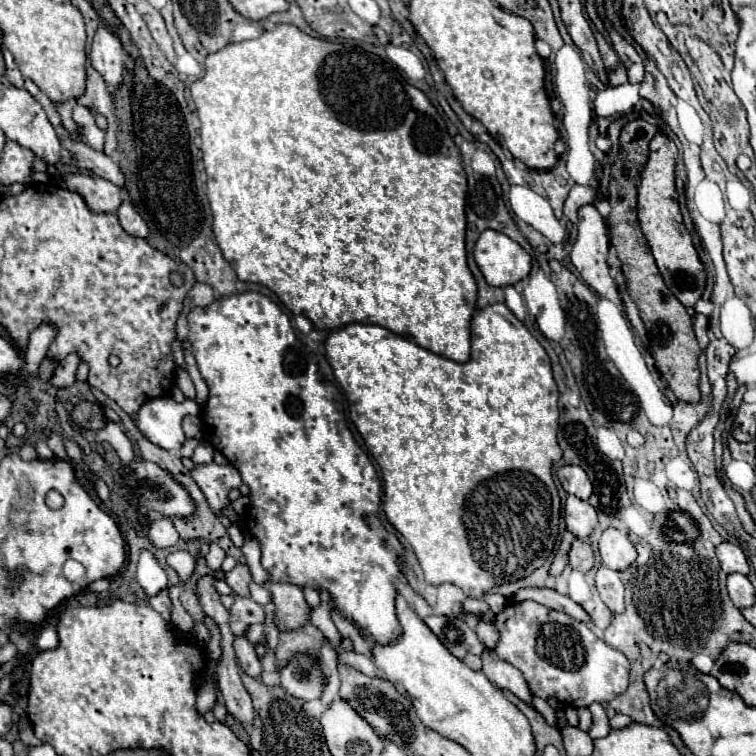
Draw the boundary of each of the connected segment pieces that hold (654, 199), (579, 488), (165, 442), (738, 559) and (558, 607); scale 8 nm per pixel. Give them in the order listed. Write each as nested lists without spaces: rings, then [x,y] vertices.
[[[657,133],[651,141],[651,153],[649,161],[641,173],[639,179],[639,223],[643,229],[643,235],[651,247],[651,253],[657,261],[657,267],[669,285],[671,293],[687,307],[693,309],[695,303],[701,299],[705,285],[707,285],[707,275],[705,275],[705,265],[701,263],[691,235],[683,225],[683,217],[679,211],[677,203],[677,191],[675,191],[675,151],[673,151],[673,141]]]
[[[565,465],[561,469],[557,469],[557,479],[561,481],[563,489],[571,495],[577,495],[579,499],[587,501],[591,495],[591,485],[589,485],[589,477],[587,473],[577,467],[577,465]]]
[[[171,395],[147,401],[137,415],[139,431],[155,445],[167,451],[179,451],[187,441],[181,421],[185,415],[199,415],[195,399],[183,399],[177,403]]]
[[[723,541],[721,545],[717,545],[717,559],[725,573],[743,573],[743,575],[749,573],[747,557],[743,559],[743,551],[735,543]]]
[[[519,589],[515,595],[513,595],[515,601],[537,601],[549,609],[555,609],[555,611],[565,611],[569,617],[577,619],[577,621],[583,621],[583,623],[591,623],[591,617],[587,615],[587,611],[577,605],[573,599],[553,591],[553,589]]]

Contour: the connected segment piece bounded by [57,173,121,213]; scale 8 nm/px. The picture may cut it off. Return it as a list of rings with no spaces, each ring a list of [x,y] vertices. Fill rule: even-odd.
[[[67,175],[63,181],[57,181],[65,189],[73,189],[81,193],[89,205],[89,209],[99,213],[115,213],[121,205],[121,189],[111,181],[93,175]]]

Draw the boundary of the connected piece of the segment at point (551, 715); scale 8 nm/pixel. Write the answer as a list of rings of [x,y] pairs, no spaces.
[[[533,697],[533,707],[543,715],[543,719],[549,723],[549,725],[553,725],[553,727],[559,727],[559,723],[557,723],[557,713],[555,713],[555,709],[545,701],[545,699],[539,699],[539,697]]]

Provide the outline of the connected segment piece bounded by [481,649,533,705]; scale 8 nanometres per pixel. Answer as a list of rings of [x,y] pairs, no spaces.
[[[485,649],[481,659],[483,659],[483,673],[487,675],[487,679],[491,683],[495,683],[499,689],[509,689],[521,701],[531,705],[533,693],[529,689],[529,683],[523,677],[523,673],[517,667],[513,667],[507,661],[501,661],[491,649]]]

